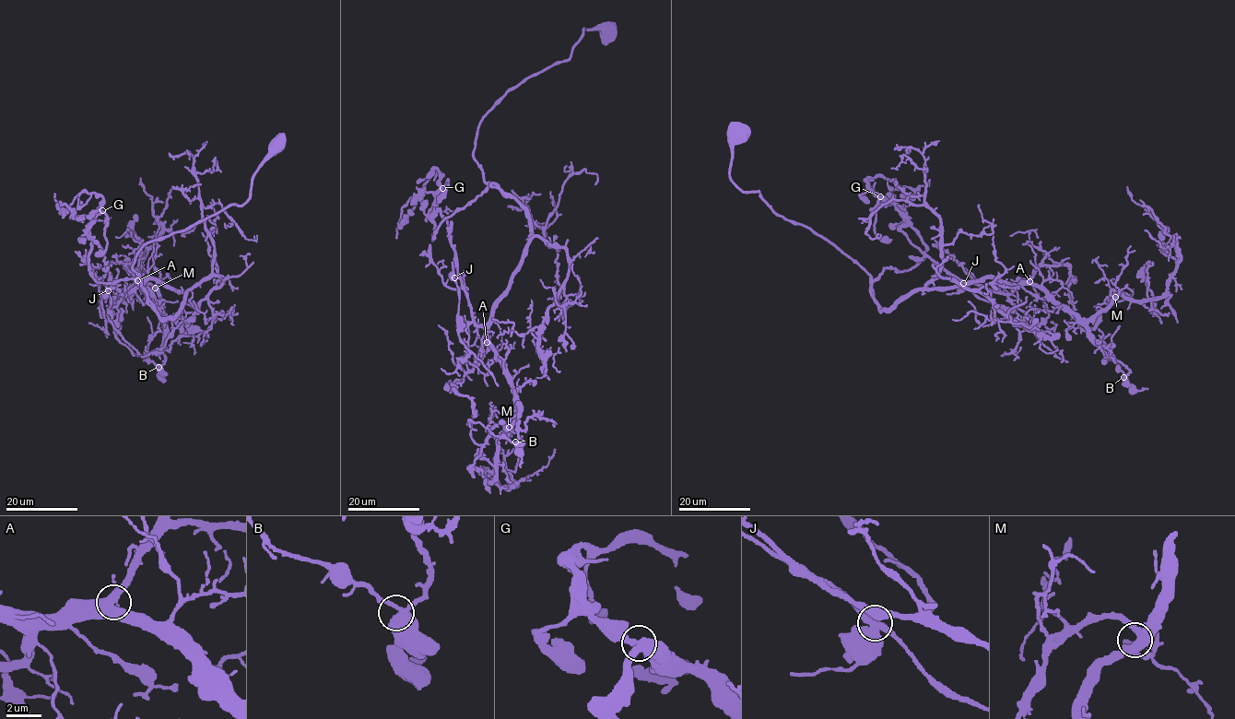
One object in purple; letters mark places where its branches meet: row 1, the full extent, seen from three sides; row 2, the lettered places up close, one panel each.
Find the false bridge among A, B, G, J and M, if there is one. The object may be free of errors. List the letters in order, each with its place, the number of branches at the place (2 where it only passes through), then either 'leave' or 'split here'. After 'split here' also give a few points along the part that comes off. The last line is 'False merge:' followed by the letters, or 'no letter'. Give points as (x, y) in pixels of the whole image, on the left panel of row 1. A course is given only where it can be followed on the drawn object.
A: place (137, 280); branches 4; leave
B: place (158, 367); branches 3; leave
G: place (102, 210); branches 3; leave
J: place (108, 290); branches 4; split here; course (107, 289), (111, 302), (107, 316), (118, 331), (104, 316), (99, 284), (89, 283)
M: place (155, 288); branches 4; leave
False merge: J

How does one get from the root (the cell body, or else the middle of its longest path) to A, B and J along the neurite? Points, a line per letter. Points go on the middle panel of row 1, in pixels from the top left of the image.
A: (607, 31), (584, 29), (567, 60), (511, 88), (477, 128), (483, 180), (519, 202), (532, 229), (487, 342)
B: (607, 31), (584, 29), (477, 128), (483, 180), (532, 229), (488, 332), (515, 442)
J: (607, 31), (584, 29), (567, 60), (480, 123), (488, 187), (433, 239), (433, 215), (454, 277)

